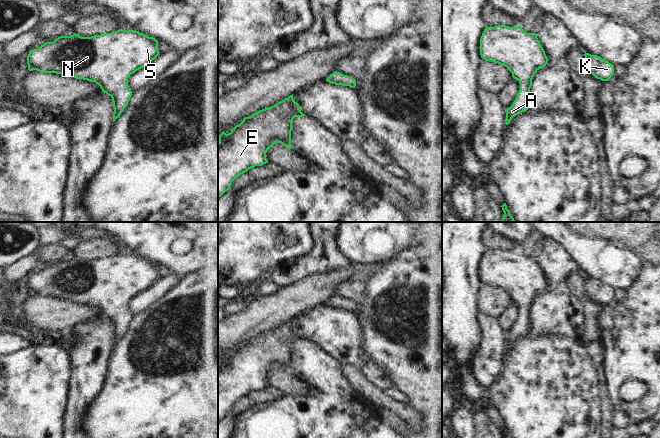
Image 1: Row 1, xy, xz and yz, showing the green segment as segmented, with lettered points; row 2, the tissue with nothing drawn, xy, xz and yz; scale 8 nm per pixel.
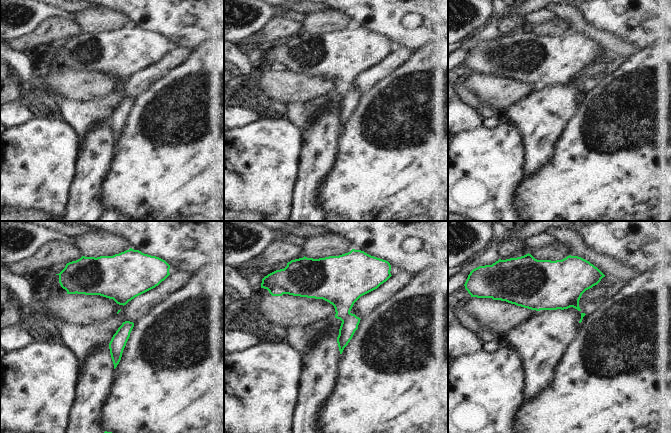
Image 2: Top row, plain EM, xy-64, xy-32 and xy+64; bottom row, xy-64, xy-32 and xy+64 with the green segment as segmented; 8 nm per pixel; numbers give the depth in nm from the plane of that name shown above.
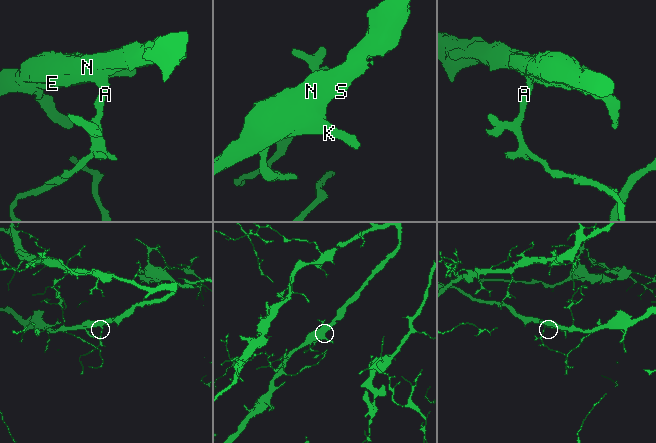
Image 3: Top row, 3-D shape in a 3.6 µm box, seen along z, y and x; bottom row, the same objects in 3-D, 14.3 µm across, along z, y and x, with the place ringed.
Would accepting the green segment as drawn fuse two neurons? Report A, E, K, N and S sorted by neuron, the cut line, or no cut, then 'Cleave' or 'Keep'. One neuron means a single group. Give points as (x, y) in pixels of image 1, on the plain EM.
Groups: A E K N S. No split. Keep

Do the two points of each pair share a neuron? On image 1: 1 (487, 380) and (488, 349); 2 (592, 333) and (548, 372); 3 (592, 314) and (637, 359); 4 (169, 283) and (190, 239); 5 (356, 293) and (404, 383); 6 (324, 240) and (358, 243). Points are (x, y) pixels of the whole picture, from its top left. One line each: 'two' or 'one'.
1: one
2: two
3: two
4: two
5: two
6: two

